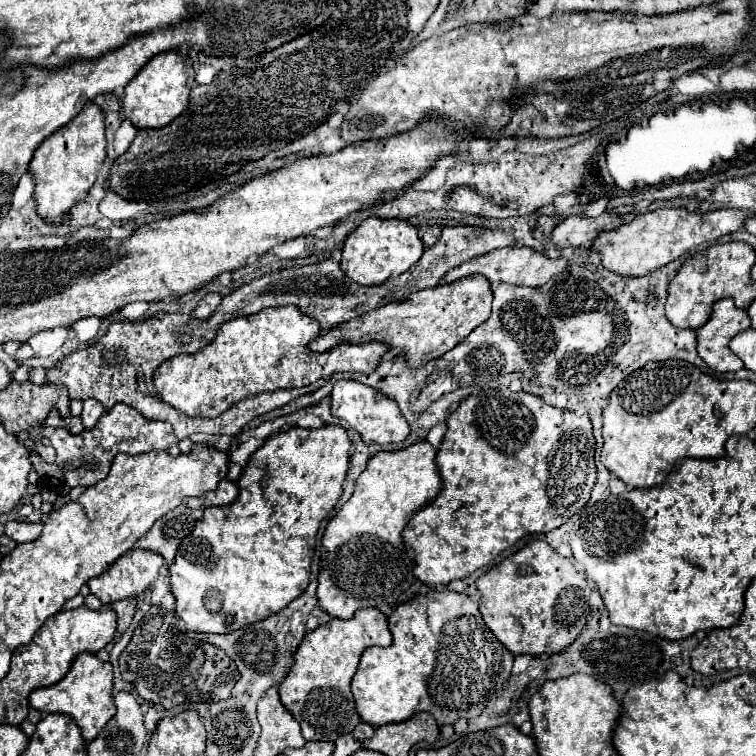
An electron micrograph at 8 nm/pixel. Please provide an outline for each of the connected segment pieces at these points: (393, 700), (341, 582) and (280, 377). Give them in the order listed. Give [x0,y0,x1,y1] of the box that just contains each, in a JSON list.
[[352,589,514,727],[318,443,442,619],[154,305,390,417]]

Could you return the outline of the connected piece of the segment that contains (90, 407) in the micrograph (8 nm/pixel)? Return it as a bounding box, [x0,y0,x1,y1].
[82,399,104,429]

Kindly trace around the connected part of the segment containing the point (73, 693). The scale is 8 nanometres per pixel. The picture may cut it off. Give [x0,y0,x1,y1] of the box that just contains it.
[30,653,116,741]

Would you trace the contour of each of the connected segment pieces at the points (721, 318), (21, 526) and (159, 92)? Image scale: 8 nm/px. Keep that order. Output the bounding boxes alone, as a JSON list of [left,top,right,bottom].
[[698,299,750,373],[6,521,42,543],[122,49,196,129]]

